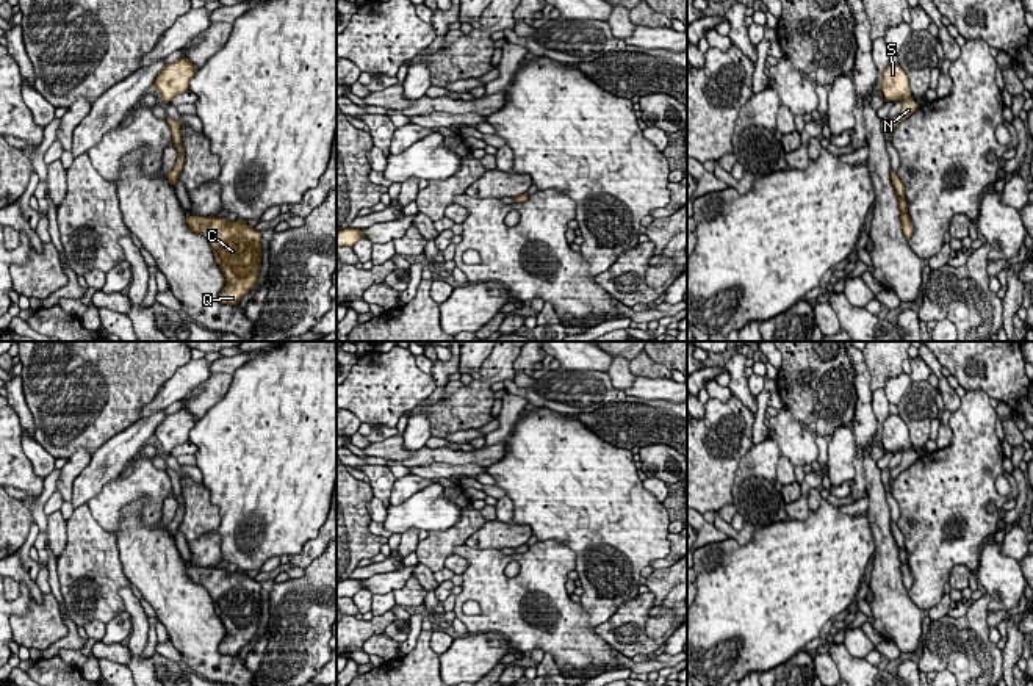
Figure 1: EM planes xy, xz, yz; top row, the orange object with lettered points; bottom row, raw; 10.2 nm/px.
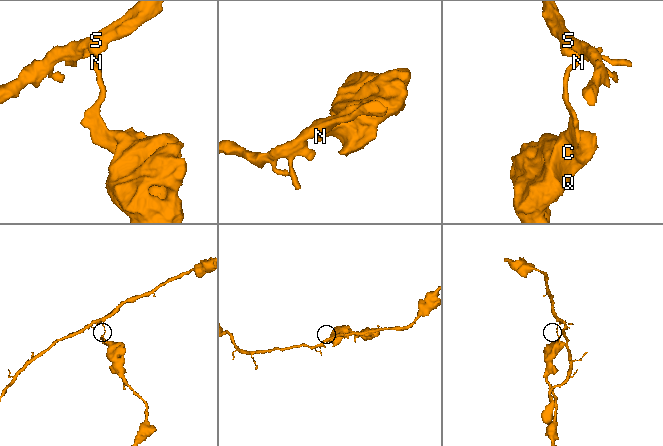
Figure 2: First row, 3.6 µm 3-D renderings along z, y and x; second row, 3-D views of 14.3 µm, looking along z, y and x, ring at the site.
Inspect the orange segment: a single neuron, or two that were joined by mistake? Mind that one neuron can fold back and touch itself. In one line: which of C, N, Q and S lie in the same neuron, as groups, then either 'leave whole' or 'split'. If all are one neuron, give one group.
groups C Q / N S; split

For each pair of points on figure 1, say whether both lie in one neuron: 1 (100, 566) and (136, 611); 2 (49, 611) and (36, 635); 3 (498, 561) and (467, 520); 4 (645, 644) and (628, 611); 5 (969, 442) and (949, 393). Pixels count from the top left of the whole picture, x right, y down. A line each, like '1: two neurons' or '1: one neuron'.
1: two neurons
2: one neuron
3: two neurons
4: one neuron
5: two neurons

